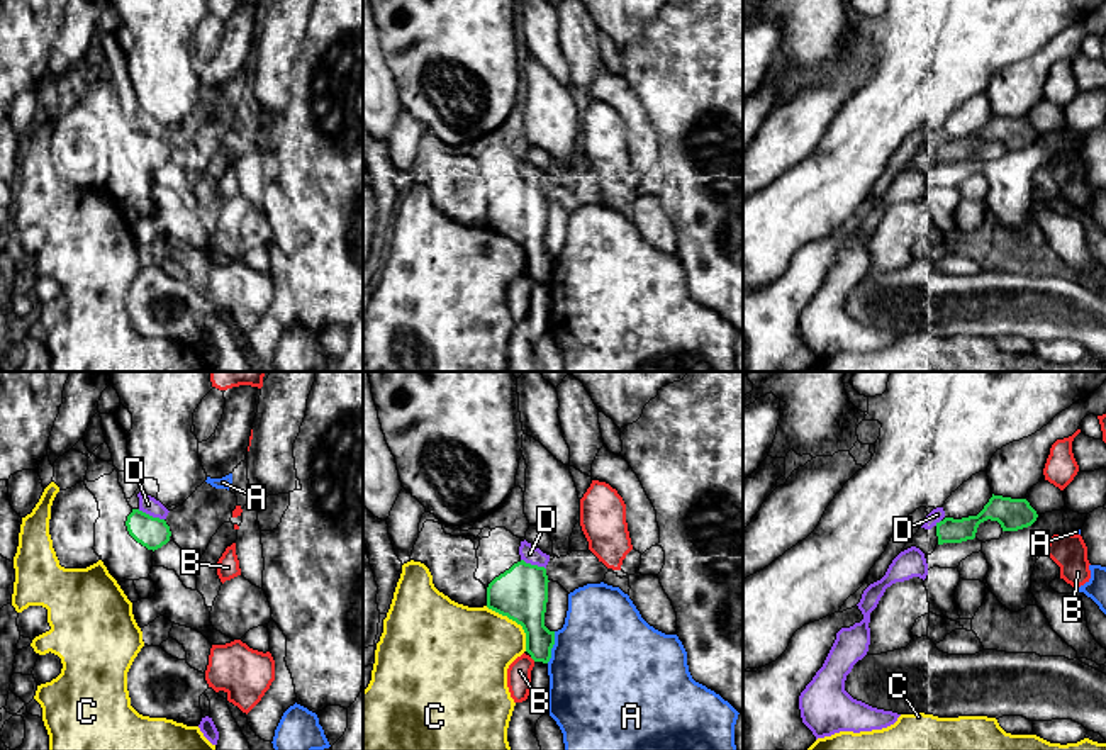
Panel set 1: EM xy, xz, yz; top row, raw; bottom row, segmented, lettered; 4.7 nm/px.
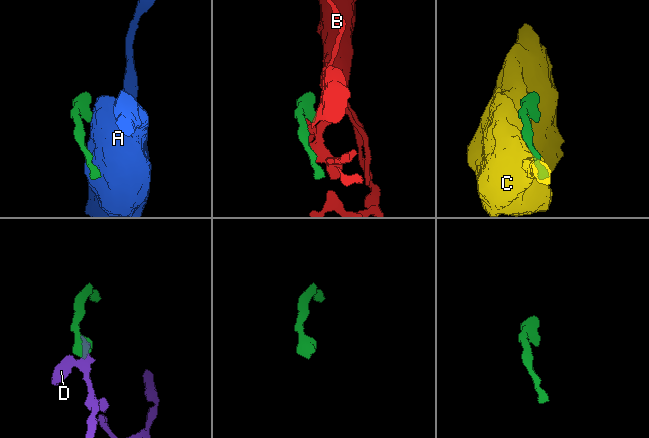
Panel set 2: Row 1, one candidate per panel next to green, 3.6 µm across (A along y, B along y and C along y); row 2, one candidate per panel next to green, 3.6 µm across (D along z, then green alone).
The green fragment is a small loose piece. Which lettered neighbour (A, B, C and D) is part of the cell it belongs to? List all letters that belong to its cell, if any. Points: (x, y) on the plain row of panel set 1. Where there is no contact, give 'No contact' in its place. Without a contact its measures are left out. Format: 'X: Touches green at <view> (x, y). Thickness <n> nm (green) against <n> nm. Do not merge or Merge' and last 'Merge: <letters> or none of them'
A: Touches green at xz (552, 267). Thickness 200 nm (green) against 500 nm. Do not merge
B: Touches green at xz (533, 279). Thickness 170 nm (green) against 110 nm. Do not merge
C: Touches green at xz (516, 241). Thickness 260 nm (green) against 380 nm. Do not merge
D: Touches green at xy (151, 136). Thickness 150 nm (green) against 90 nm. Do not merge
Merge: none of them

